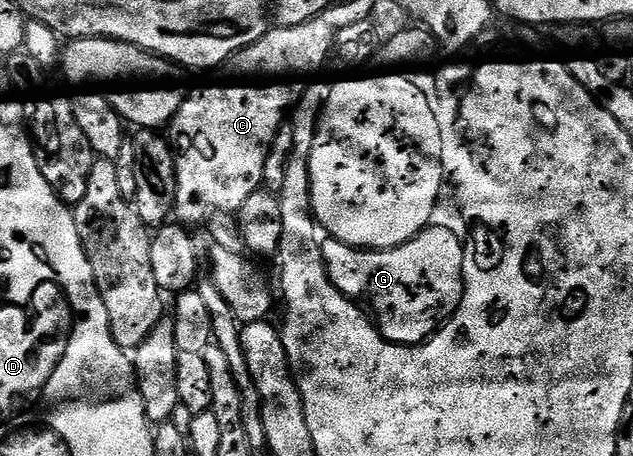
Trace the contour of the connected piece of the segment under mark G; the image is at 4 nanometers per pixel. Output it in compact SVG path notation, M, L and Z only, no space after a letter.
M432 230L418 242L395 250L365 251L344 245L332 237L321 241L326 261L330 266L331 278L338 290L357 294L360 298L373 301L375 306L455 306L461 302L464 256L453 235L444 230Z

